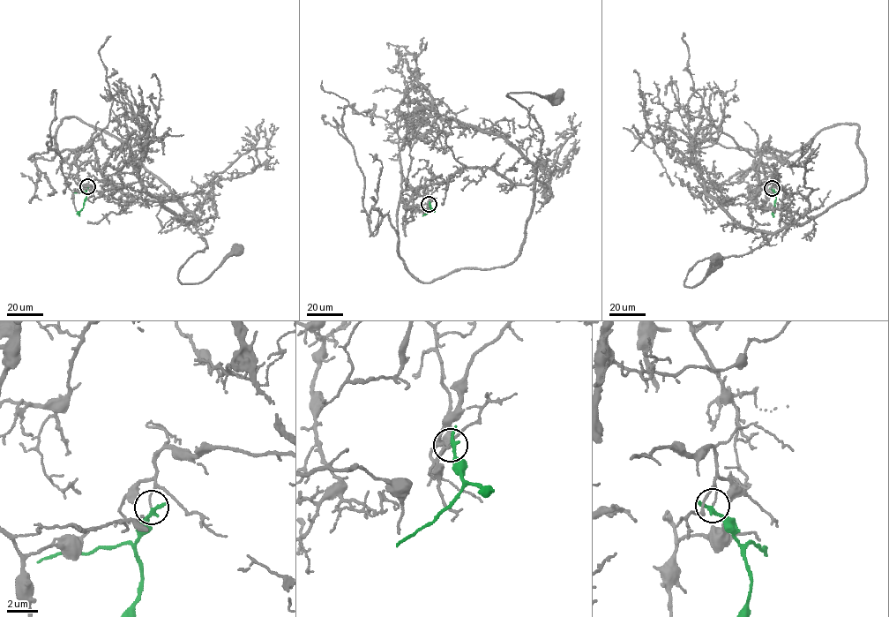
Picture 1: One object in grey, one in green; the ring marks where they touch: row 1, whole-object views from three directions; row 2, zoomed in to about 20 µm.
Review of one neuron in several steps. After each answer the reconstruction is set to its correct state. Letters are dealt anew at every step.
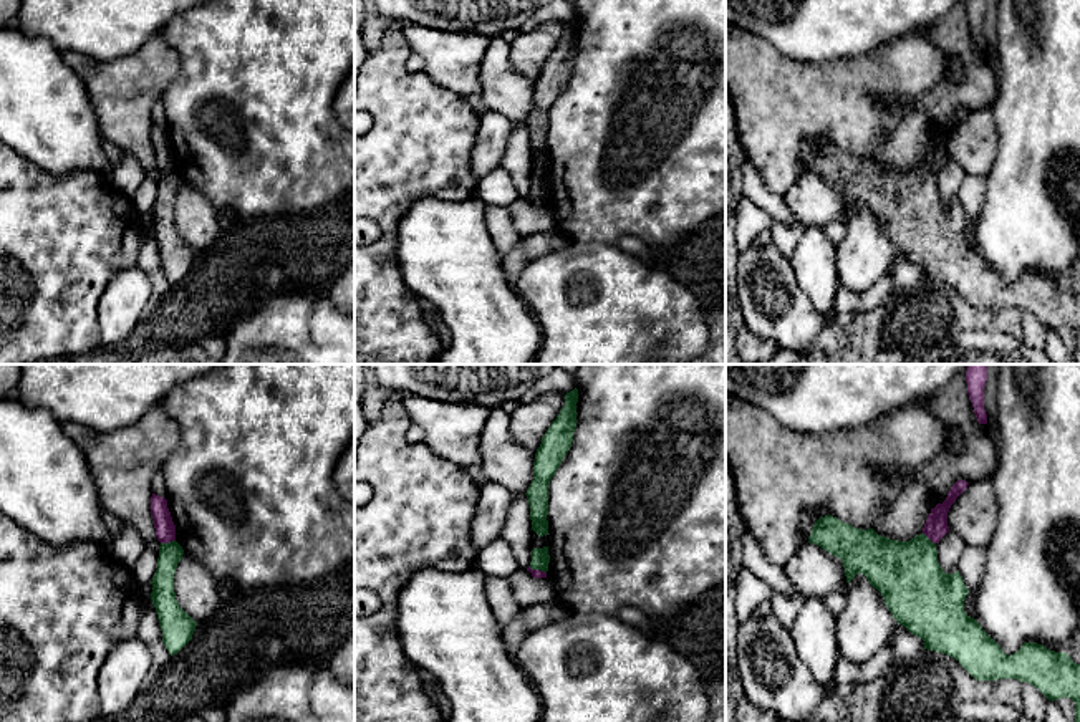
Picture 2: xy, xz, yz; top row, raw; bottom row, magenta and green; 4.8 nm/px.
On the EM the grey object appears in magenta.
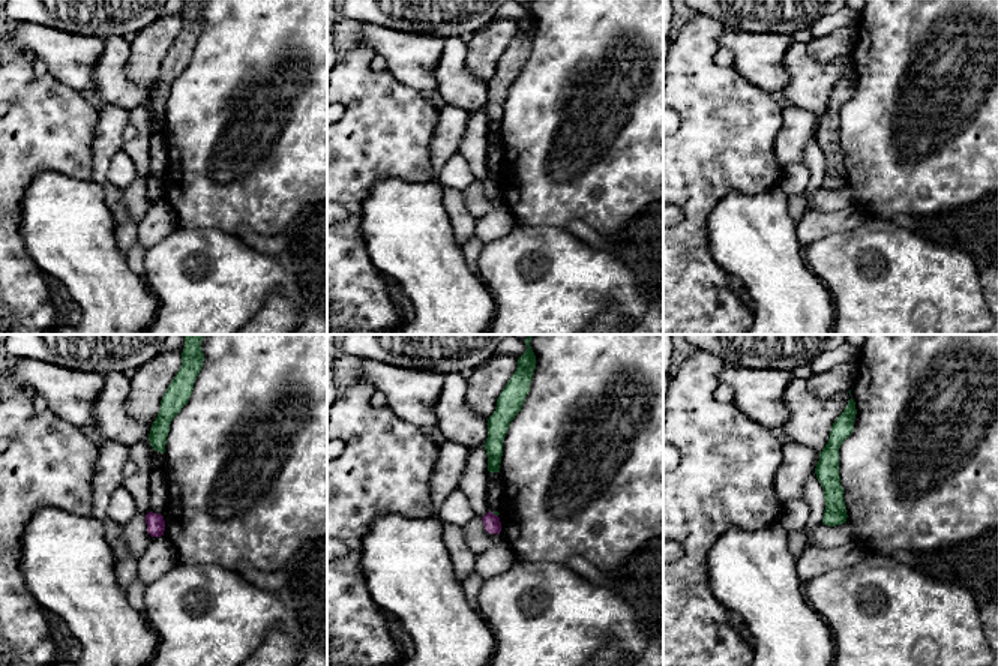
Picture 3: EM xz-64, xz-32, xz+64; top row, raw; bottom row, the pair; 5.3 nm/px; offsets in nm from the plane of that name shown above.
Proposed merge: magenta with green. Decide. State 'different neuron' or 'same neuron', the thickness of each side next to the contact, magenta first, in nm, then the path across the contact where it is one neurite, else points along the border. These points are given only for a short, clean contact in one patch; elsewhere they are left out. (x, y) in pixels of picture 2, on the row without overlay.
different neuron | 100/110 nm | along xy (174, 168), (161, 173)

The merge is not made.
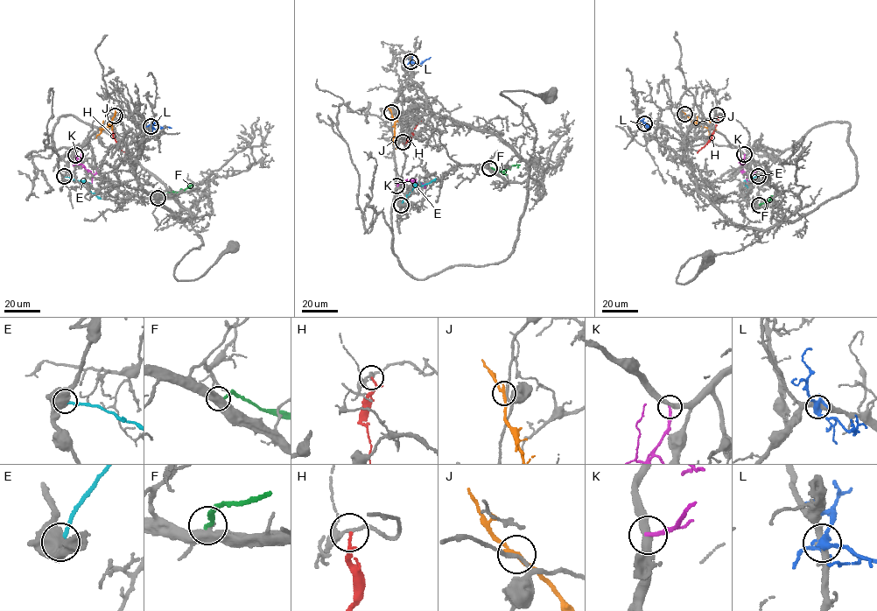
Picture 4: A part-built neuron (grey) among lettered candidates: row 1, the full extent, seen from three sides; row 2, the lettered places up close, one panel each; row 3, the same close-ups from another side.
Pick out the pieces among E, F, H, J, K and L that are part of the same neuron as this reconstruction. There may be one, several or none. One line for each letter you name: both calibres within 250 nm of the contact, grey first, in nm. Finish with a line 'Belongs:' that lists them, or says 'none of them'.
Belongs: none of them

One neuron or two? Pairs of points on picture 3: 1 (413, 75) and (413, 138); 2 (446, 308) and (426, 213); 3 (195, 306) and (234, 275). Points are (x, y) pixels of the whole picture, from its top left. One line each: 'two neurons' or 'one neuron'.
1: two neurons
2: one neuron
3: one neuron

